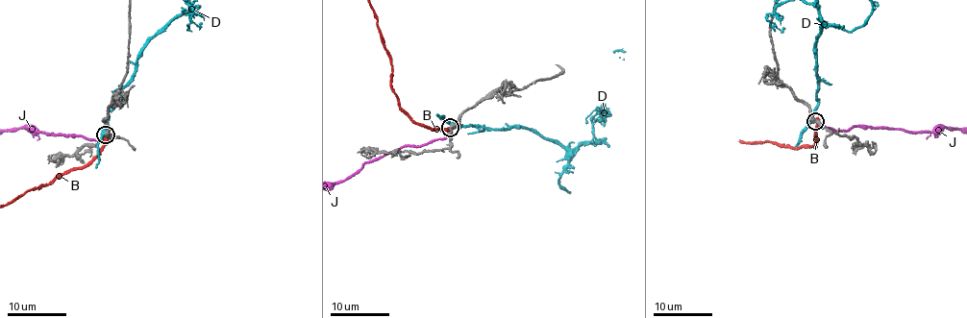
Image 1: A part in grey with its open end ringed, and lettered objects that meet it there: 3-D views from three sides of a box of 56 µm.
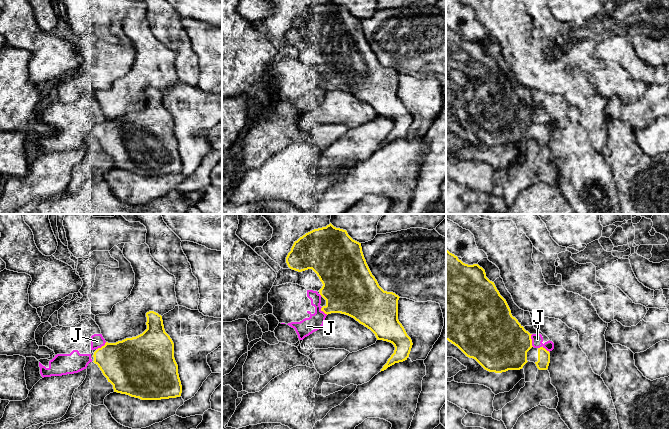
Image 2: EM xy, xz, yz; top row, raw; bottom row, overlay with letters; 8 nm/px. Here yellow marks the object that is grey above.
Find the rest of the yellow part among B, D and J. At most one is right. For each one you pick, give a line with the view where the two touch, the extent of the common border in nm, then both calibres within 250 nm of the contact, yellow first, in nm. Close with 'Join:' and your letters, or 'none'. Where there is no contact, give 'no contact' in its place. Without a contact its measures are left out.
Join: none

